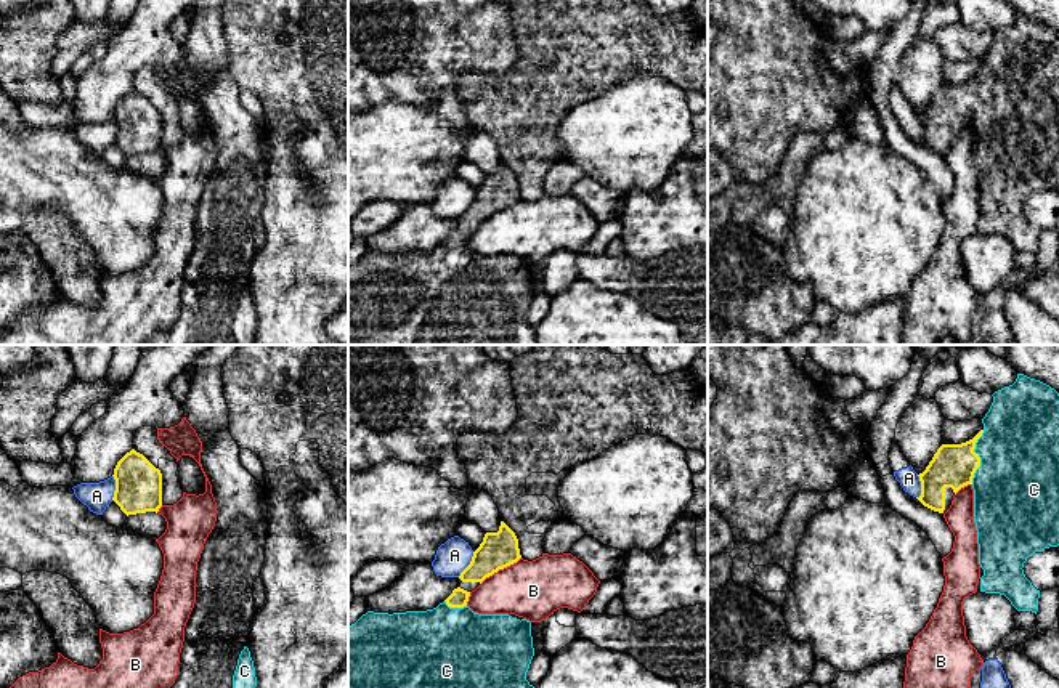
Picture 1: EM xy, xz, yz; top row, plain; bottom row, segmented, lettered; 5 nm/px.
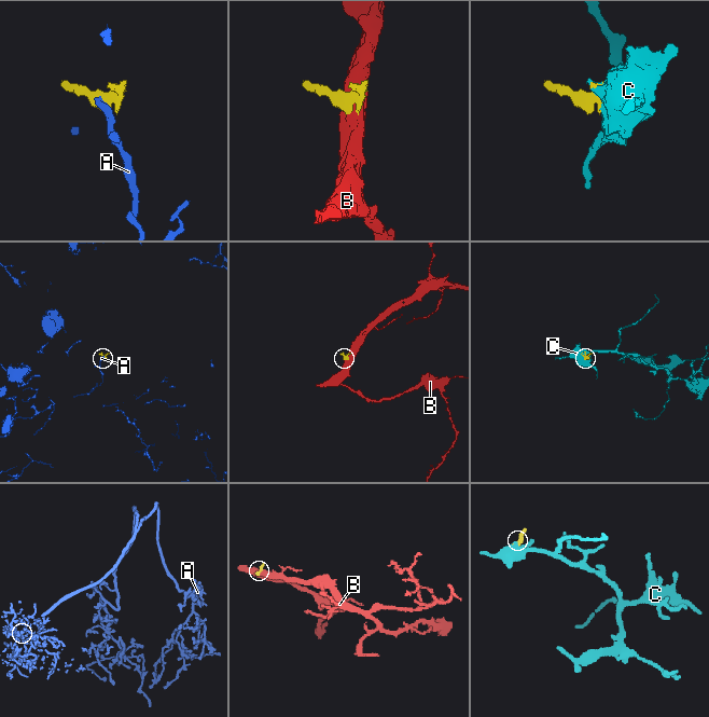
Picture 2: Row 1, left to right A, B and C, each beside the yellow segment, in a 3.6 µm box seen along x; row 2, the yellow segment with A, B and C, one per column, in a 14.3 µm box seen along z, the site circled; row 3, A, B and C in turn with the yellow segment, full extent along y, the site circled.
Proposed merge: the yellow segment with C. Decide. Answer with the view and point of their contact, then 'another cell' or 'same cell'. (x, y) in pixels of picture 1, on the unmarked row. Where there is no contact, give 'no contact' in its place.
yz (979, 98) | same cell

